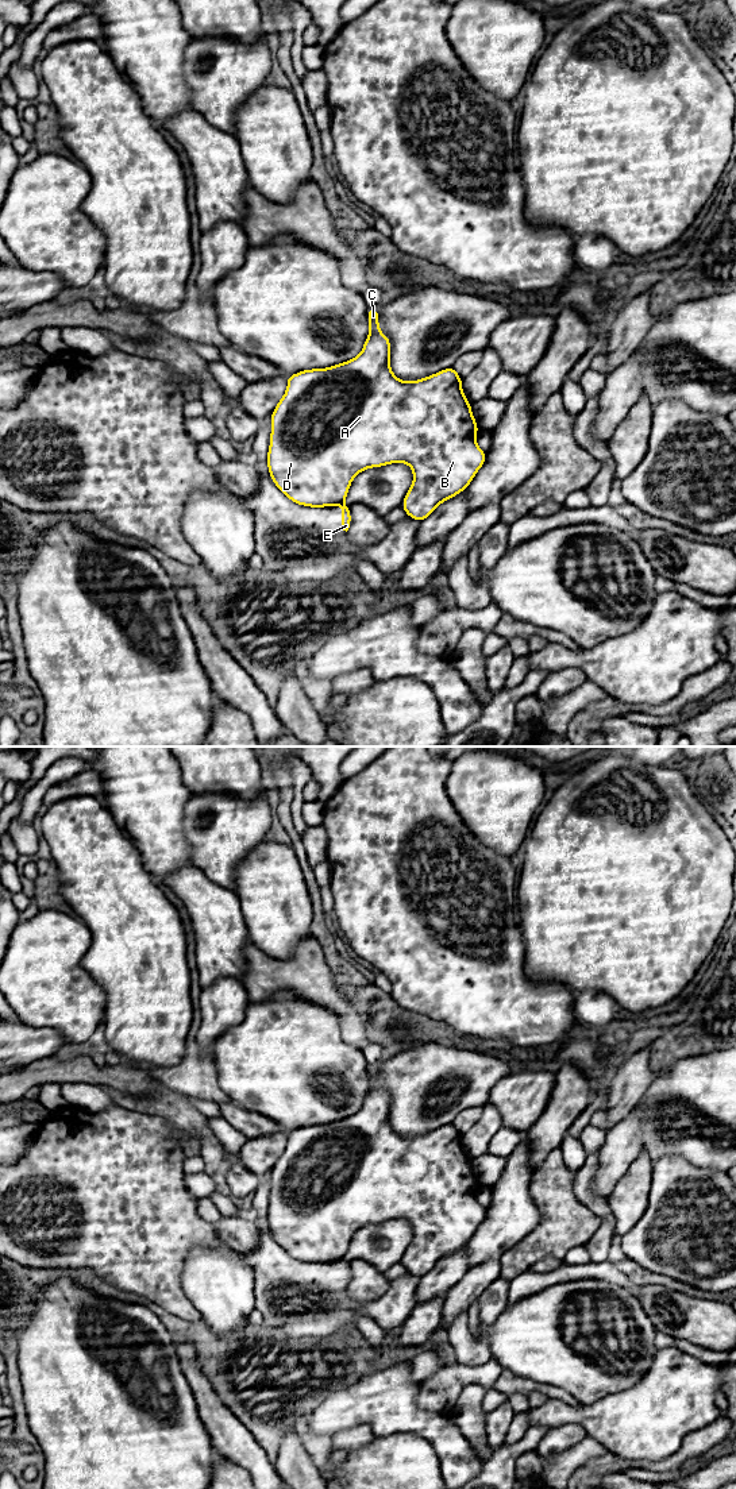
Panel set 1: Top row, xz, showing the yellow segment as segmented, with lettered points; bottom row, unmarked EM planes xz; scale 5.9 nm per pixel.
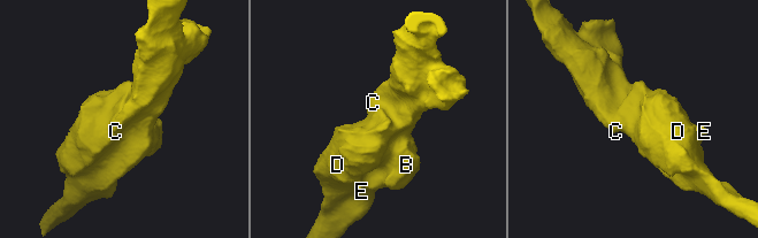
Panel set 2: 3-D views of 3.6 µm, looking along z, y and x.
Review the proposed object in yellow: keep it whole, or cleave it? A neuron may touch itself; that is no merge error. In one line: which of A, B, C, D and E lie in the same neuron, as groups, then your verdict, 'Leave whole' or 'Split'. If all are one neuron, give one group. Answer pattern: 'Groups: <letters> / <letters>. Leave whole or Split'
Groups: A B C D / E. Split

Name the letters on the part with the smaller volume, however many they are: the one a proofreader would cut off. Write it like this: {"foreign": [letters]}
{"foreign": ["E"]}

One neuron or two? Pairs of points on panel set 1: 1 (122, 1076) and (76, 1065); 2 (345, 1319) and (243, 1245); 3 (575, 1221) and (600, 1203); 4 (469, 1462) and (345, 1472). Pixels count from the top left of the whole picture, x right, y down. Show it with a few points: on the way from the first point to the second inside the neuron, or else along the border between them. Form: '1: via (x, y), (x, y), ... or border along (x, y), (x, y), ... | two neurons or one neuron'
1: via (111, 1076), (87, 1072) | one neuron
2: border along (251, 1218), (258, 1230), (258, 1245), (245, 1256) | two neurons
3: border along (573, 1183), (575, 1195), (602, 1221) | two neurons
4: border along (422, 1438), (432, 1446), (442, 1474) | two neurons

